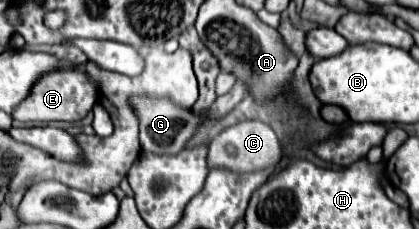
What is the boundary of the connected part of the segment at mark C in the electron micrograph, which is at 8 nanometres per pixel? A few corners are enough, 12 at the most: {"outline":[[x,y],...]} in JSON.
{"outline":[[258,120],[210,142],[210,168],[266,168],[280,158],[278,136]]}

